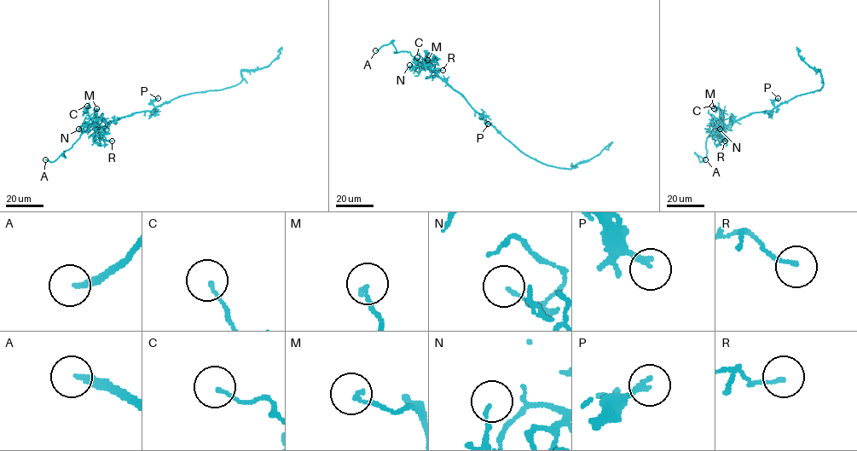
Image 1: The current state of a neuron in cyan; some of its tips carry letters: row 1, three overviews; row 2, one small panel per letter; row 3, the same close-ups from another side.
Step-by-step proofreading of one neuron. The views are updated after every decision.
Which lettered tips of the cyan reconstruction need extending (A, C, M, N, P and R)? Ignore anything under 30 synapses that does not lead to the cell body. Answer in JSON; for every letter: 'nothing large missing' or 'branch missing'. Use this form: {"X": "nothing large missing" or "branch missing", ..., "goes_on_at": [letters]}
{"A": "branch missing", "C": "nothing large missing", "M": "nothing large missing", "N": "nothing large missing", "P": "nothing large missing", "R": "nothing large missing", "goes_on_at": ["A"]}

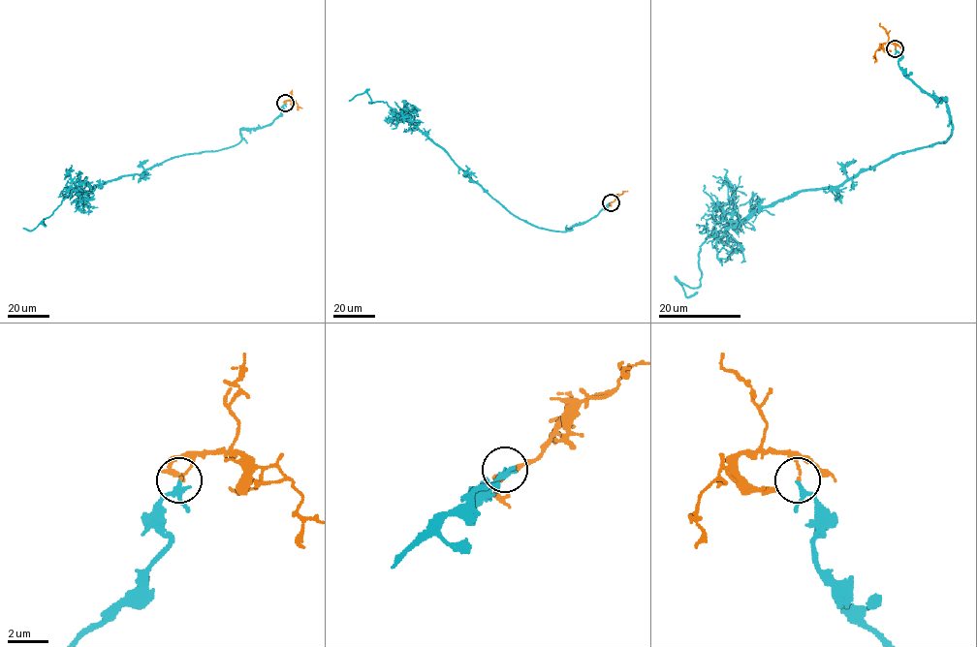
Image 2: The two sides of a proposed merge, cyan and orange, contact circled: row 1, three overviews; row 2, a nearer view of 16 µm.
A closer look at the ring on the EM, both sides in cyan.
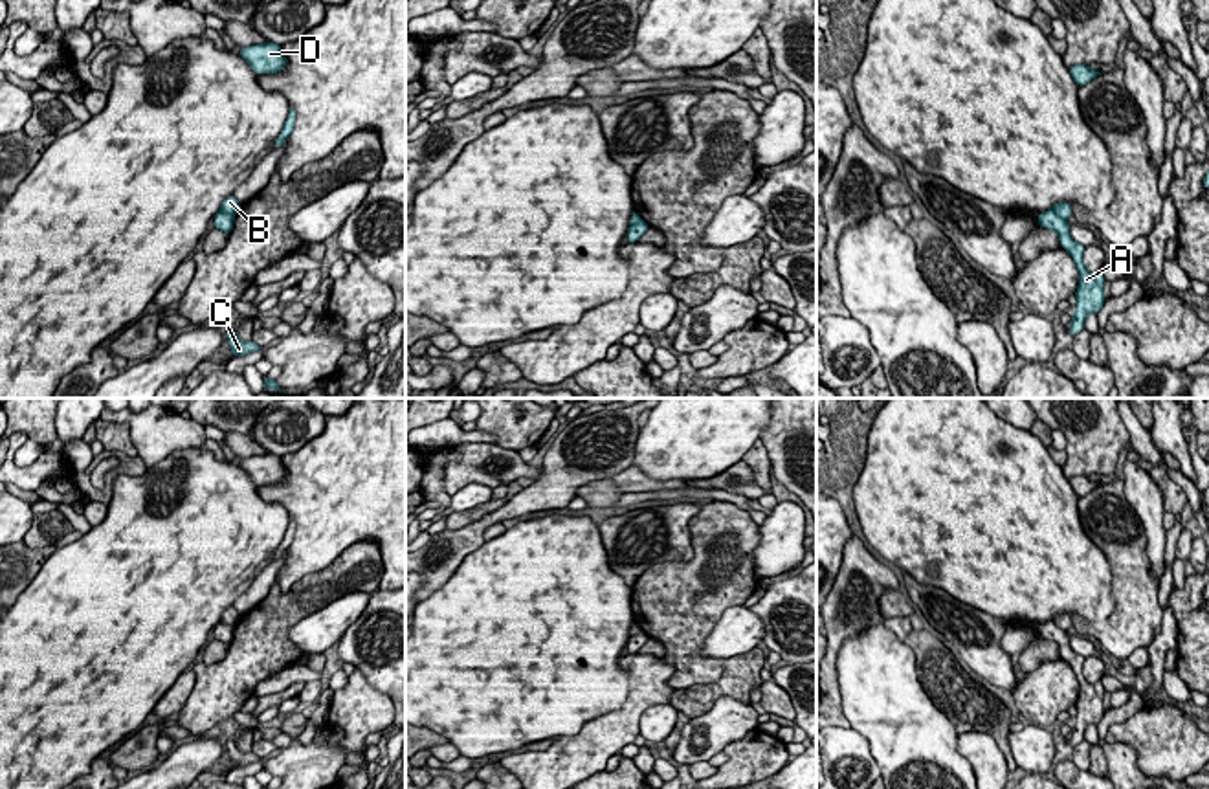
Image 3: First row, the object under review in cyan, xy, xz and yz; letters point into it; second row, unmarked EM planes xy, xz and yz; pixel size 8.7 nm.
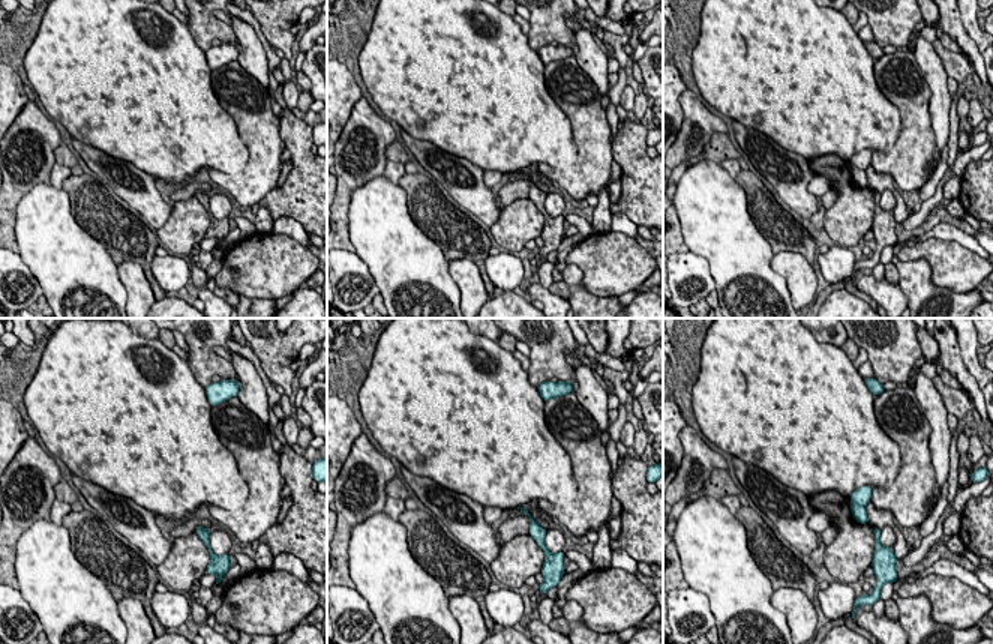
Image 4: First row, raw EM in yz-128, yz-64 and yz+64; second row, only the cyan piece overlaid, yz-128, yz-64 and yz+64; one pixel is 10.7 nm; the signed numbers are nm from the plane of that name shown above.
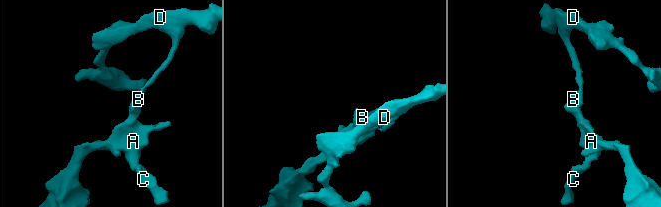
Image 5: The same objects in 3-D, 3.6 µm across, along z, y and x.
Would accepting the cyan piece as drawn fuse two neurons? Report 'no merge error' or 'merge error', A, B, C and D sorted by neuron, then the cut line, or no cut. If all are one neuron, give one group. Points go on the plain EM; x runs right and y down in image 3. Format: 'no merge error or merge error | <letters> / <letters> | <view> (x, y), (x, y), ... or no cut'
merge error | A C / B D | yz (1052, 621), (1064, 632)

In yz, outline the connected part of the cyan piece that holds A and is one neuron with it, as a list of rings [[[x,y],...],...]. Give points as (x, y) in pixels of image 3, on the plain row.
[[[1053,620],[1037,626],[1037,631],[1042,639],[1053,640],[1059,644],[1060,657],[1073,668],[1079,681],[1079,697],[1075,703],[1077,721],[1071,728],[1071,739],[1068,745],[1075,747],[1084,739],[1086,727],[1097,725],[1104,716],[1104,686],[1101,681],[1088,683],[1082,675],[1084,655],[1079,655],[1070,646],[1070,635],[1060,629]]]

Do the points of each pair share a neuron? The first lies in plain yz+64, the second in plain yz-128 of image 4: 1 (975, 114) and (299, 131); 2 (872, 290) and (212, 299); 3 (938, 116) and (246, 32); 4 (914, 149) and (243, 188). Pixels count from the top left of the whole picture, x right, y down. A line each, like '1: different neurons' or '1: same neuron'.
1: different neurons
2: same neuron
3: same neuron
4: same neuron

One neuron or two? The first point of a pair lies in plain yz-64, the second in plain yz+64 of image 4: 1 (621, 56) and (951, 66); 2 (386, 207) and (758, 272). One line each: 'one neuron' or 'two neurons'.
1: one neuron
2: one neuron

